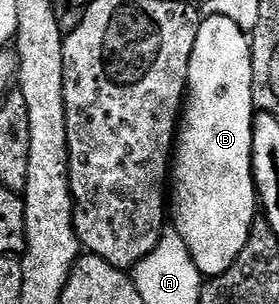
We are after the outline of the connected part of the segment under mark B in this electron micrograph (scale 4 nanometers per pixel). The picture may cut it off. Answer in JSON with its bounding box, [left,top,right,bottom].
[171,18,259,278]

